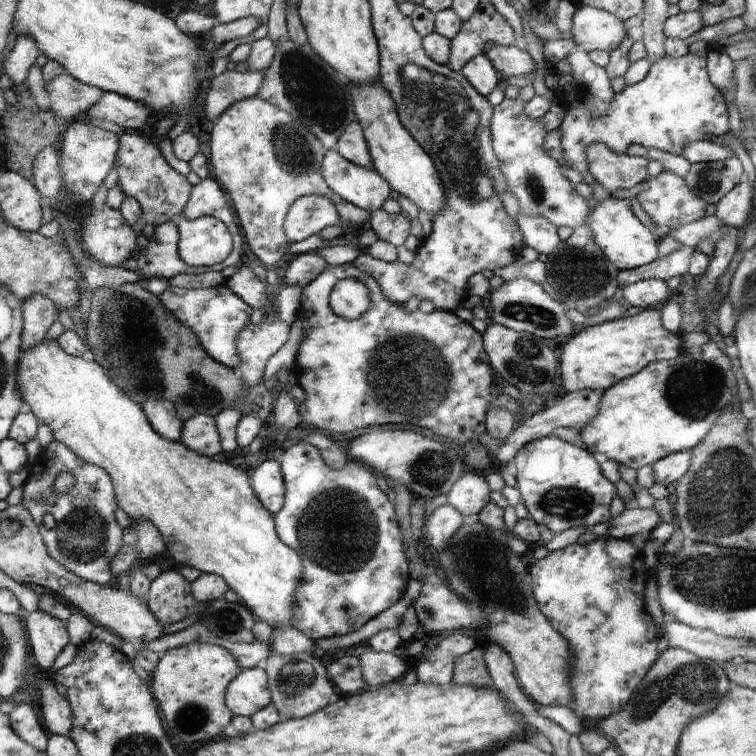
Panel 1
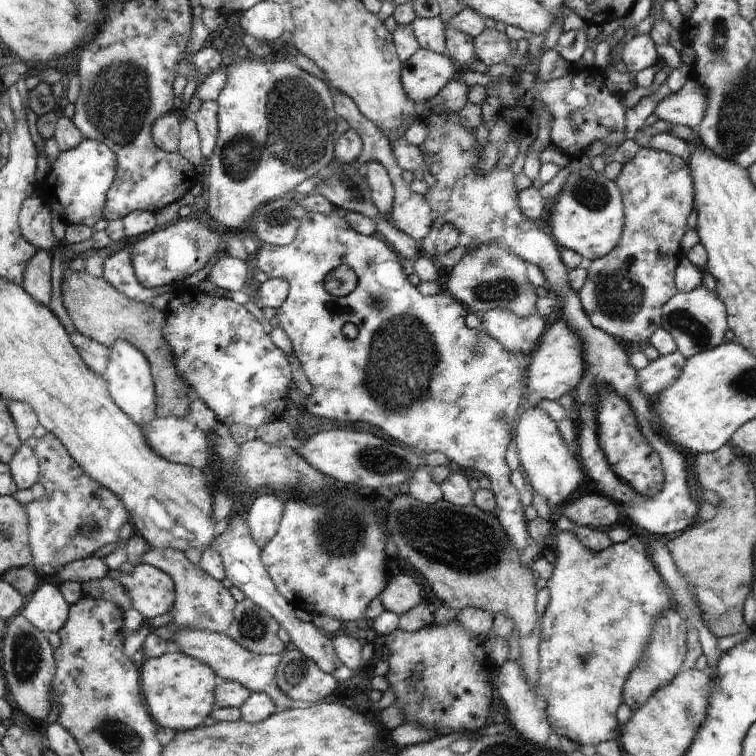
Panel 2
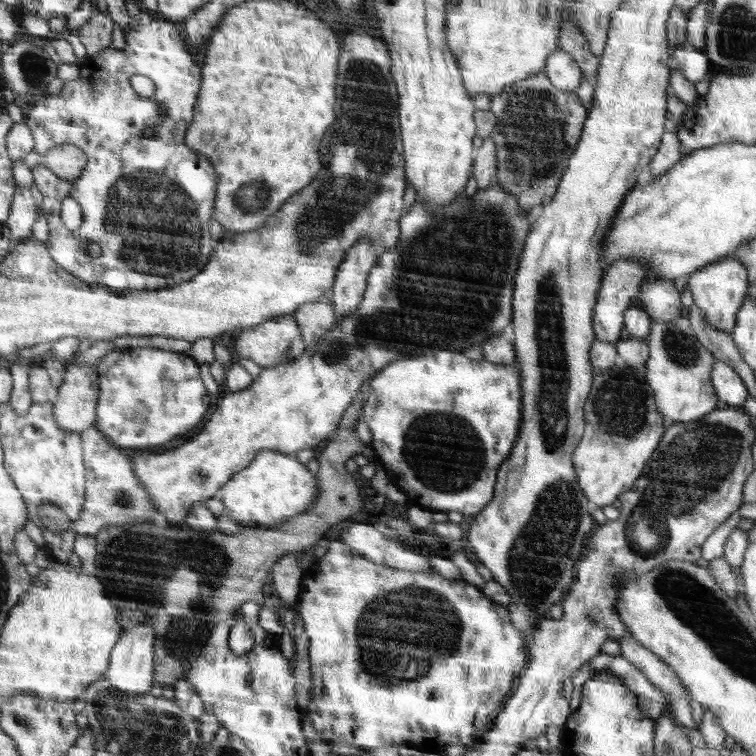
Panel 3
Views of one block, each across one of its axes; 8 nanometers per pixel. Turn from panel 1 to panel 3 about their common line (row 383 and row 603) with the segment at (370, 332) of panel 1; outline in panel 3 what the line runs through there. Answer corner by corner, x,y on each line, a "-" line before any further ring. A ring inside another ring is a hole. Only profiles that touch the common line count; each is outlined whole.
333,540
328,547
328,552
319,558
313,565
304,571
301,580
300,594
297,605
300,607
300,616
304,621
304,628
308,635
310,670
310,702
308,702
308,718
312,720
312,726
316,734
329,743
330,740
344,740
356,748
364,748
369,751
372,748
388,748
400,746
400,742
414,742
418,746
420,742
424,746
432,746
434,750
444,748
448,744
466,744
474,746
474,740
482,734
484,726
490,720
490,714
506,700
506,694
512,688
514,678
520,678
529,664
528,650
522,642
522,633
512,624
511,613
504,610
505,606
492,601
481,589
460,580
444,578
436,571
405,571
389,567
388,565
376,564
375,561
362,557
348,544

